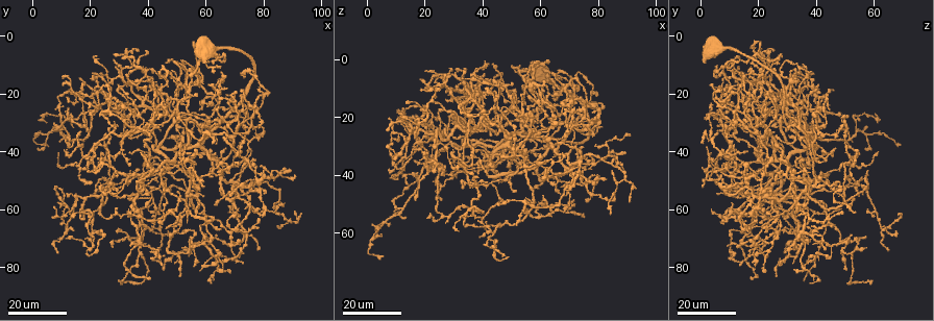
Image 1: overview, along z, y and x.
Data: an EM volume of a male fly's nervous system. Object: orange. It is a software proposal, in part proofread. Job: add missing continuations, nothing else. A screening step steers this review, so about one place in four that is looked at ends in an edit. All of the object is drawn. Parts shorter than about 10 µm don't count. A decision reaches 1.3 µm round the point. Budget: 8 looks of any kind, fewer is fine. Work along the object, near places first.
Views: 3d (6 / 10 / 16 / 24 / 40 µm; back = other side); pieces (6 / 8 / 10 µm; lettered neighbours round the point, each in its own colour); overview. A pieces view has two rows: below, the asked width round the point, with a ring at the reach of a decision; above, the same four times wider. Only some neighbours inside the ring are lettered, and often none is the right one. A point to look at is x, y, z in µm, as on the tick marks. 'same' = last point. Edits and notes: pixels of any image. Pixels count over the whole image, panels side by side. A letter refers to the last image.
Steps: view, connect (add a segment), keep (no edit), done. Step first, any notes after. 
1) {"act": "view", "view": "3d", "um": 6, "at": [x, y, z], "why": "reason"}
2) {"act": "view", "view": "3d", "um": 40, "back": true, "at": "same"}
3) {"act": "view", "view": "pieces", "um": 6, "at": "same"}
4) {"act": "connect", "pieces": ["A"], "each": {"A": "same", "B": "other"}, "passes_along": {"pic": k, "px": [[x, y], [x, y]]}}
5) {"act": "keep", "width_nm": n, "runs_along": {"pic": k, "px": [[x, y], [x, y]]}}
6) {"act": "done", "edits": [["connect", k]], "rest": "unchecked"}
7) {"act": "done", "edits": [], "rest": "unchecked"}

{"act": "view", "view": "3d", "um": 24, "at": [60, 53, 0]}

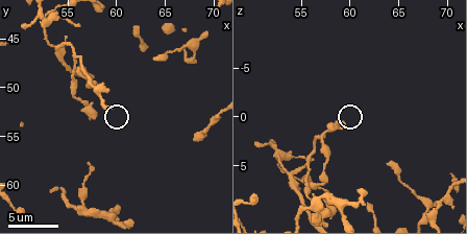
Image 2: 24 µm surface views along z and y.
{"act": "view", "view": "pieces", "um": 8, "at": [59.4, 52.2, 0.6], "why": "see the neighbours"}

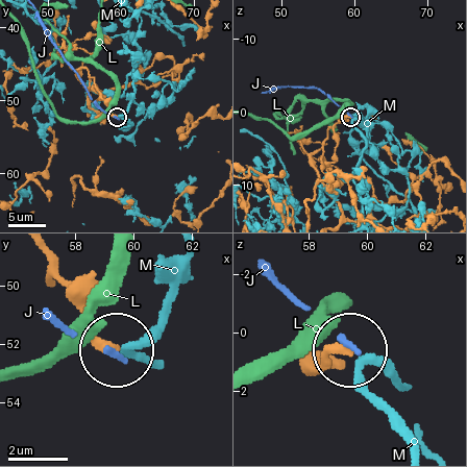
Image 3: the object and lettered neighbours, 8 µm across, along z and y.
{"act": "keep", "each": {"J": "other", "L": "other", "M": "other"}, "found": "no lettered segment goes on from it"}

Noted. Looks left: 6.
{"act": "view", "view": "3d", "um": 16, "at": [27, 73, 31]}

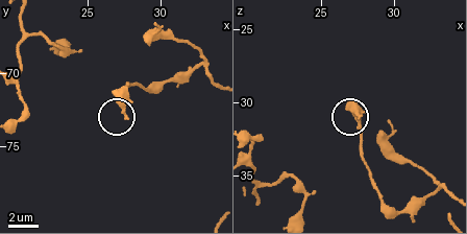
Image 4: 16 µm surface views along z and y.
{"act": "view", "view": "pieces", "um": 10, "at": [27.4, 73.0, 31.0], "why": "see the neighbours"}

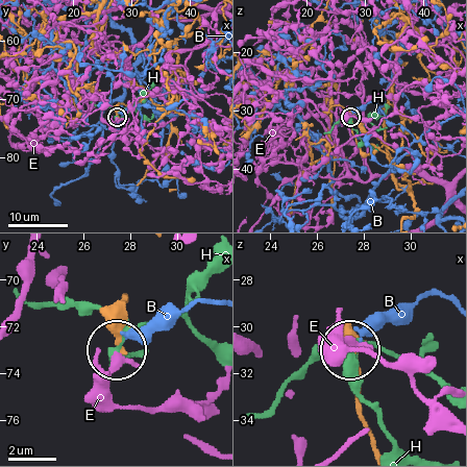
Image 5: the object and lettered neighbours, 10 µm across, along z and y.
{"act": "keep", "each": {"B": "other", "E": "other", "H": "other"}, "found": "no lettered segment goes on from it"}

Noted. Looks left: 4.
{"act": "view", "view": "3d", "um": 24, "at": [40, 35, 6], "why": "branch stops here"}

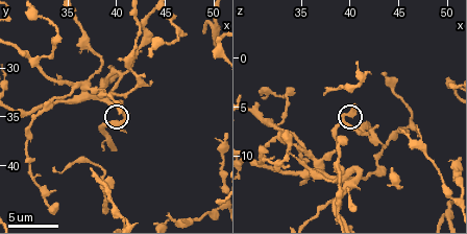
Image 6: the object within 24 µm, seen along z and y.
{"act": "view", "view": "pieces", "um": 6, "at": [40.4, 34.2, 5.0], "why": "what lies round it"}

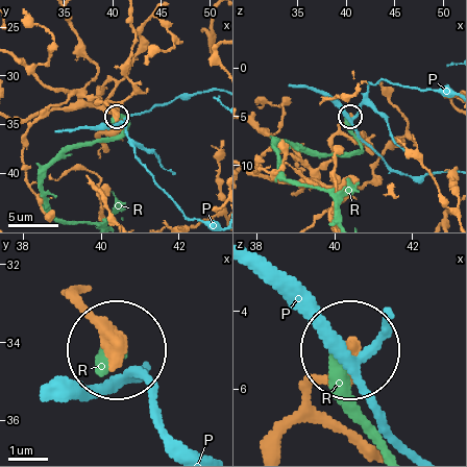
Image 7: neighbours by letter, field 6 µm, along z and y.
{"act": "keep", "width_nm": 430, "each": {"P": "other", "R": "other"}, "runs_along": {"pic": 7, "px": [[70, 292], [109, 345]]}, "found": "no lettered segment goes on from it"}

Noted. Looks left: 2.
{"act": "view", "view": "3d", "um": 24, "at": [63, 69, 52], "why": "free end"}

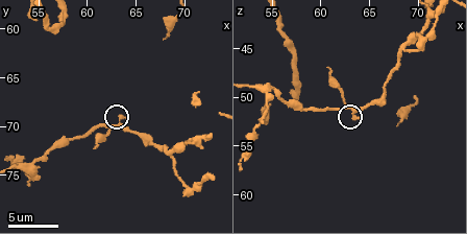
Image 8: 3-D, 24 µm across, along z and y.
{"act": "view", "view": "pieces", "um": 6, "at": [63.6, 68.8, 52.2]}

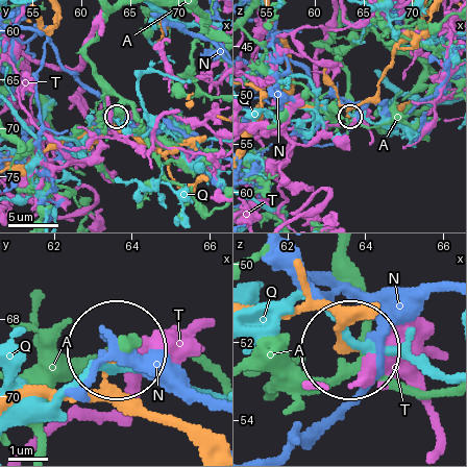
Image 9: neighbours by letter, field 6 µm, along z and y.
{"act": "keep", "each": {"A": "other", "N": "other", "Q": "other", "T": "other"}, "found": "none of them fits"}

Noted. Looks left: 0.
{"act": "done", "edits": [], "rest": "unchecked"}

